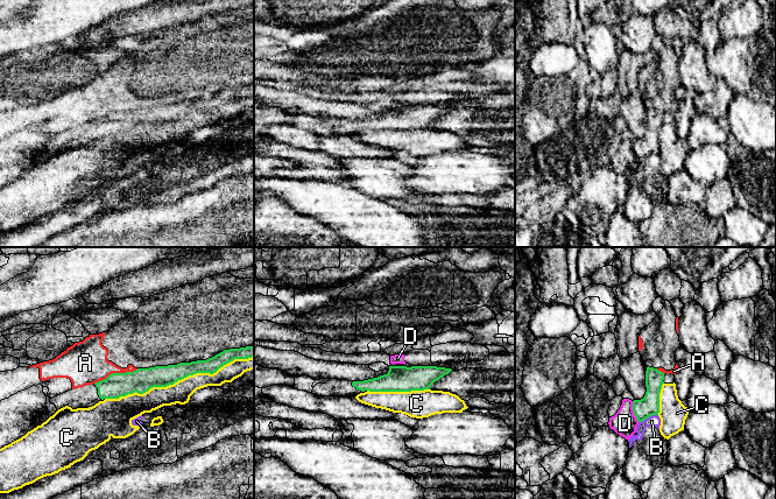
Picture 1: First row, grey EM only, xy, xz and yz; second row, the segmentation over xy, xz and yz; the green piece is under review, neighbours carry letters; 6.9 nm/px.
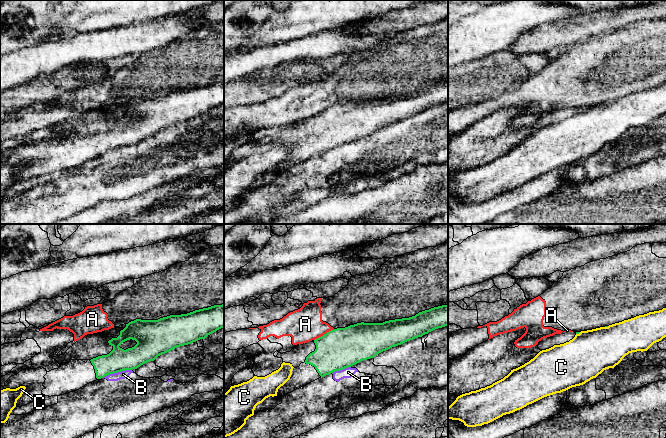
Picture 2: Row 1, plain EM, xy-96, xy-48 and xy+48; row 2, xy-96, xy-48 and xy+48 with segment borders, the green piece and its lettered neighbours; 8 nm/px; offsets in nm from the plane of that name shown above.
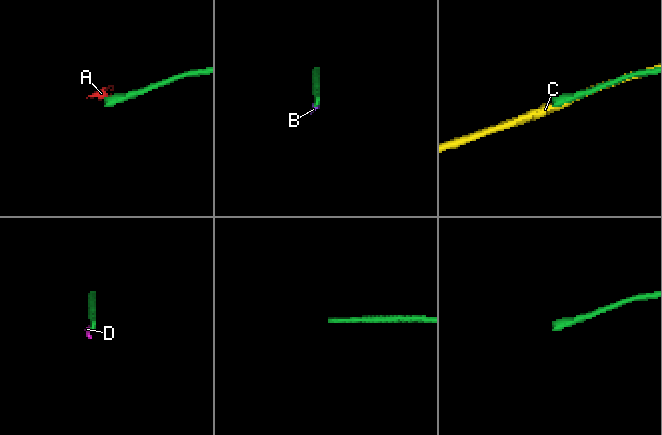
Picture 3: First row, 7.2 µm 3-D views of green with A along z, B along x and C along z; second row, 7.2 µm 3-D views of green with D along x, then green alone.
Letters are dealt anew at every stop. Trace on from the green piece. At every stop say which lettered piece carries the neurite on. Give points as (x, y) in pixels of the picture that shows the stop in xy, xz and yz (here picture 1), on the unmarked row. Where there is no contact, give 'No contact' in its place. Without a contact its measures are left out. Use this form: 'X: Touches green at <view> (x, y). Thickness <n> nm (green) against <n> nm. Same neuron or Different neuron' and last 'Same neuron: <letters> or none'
A: Touches green at xy (115, 112). Thickness 170 nm (green) against 300 nm. Different neuron
B: Touches green at yz (648, 155). Thickness 140 nm (green) against 80 nm. Different neuron
C: Touches green at xy (178, 118). Thickness 160 nm (green) against 150 nm. Different neuron
D: Touches green at yz (634, 150). Thickness 140 nm (green) against 170 nm. Different neuron
Same neuron: none

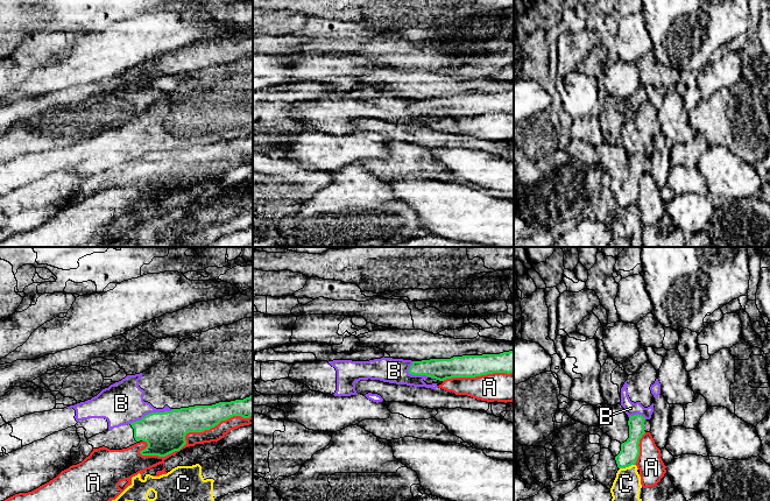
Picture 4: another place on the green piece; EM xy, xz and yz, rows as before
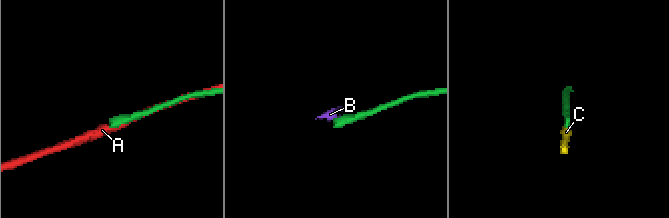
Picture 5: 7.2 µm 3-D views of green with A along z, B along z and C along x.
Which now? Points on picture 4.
A: Touches green at xy (191, 170). Thickness 280 nm (green) against 100 nm. Different neuron
B: Touches green at xy (152, 152). Thickness 280 nm (green) against 300 nm. Different neuron
C: Touches green at yz (627, 205). Thickness 130 nm (green) against 200 nm. Different neuron
Same neuron: none

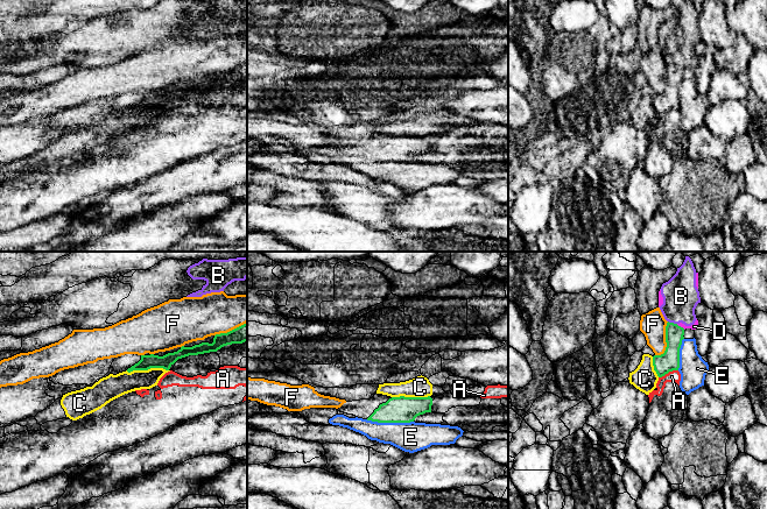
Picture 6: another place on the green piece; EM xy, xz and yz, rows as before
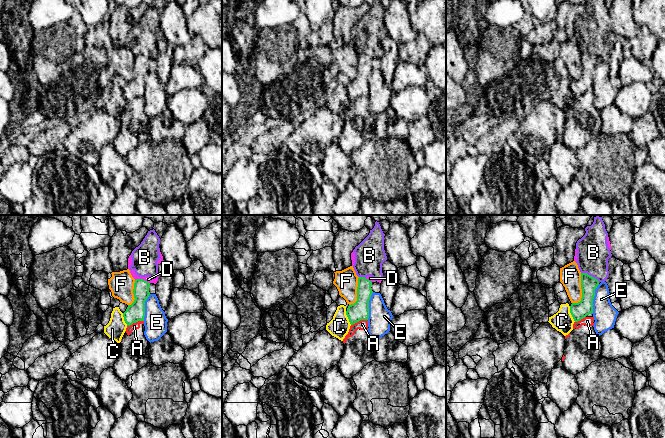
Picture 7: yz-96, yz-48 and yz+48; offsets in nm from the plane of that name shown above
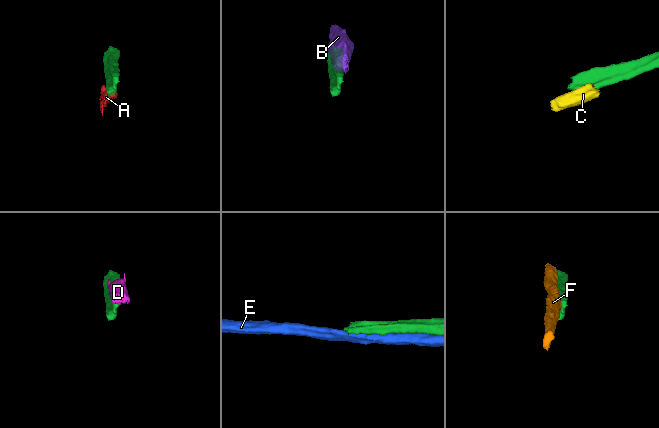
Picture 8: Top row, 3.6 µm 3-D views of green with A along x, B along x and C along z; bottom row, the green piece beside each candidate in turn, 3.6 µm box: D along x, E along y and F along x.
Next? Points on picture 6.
A: Touches green at yz (668, 111). Thickness 140 nm (green) against 80 nm. Different neuron
B: Touches green at yz (673, 62). Thickness 130 nm (green) against 260 nm. Different neuron
C: Touches green at xy (147, 108). Thickness 100 nm (green) against 160 nm. Different neuron
D: Touches green at yz (680, 65). Thickness 140 nm (green) against 40 nm. Different neuron
E: Touches green at xz (389, 161). Thickness 180 nm (green) against 200 nm. Different neuron
F: Touches green at yz (666, 80). Thickness 140 nm (green) against 180 nm. Different neuron
Same neuron: none

